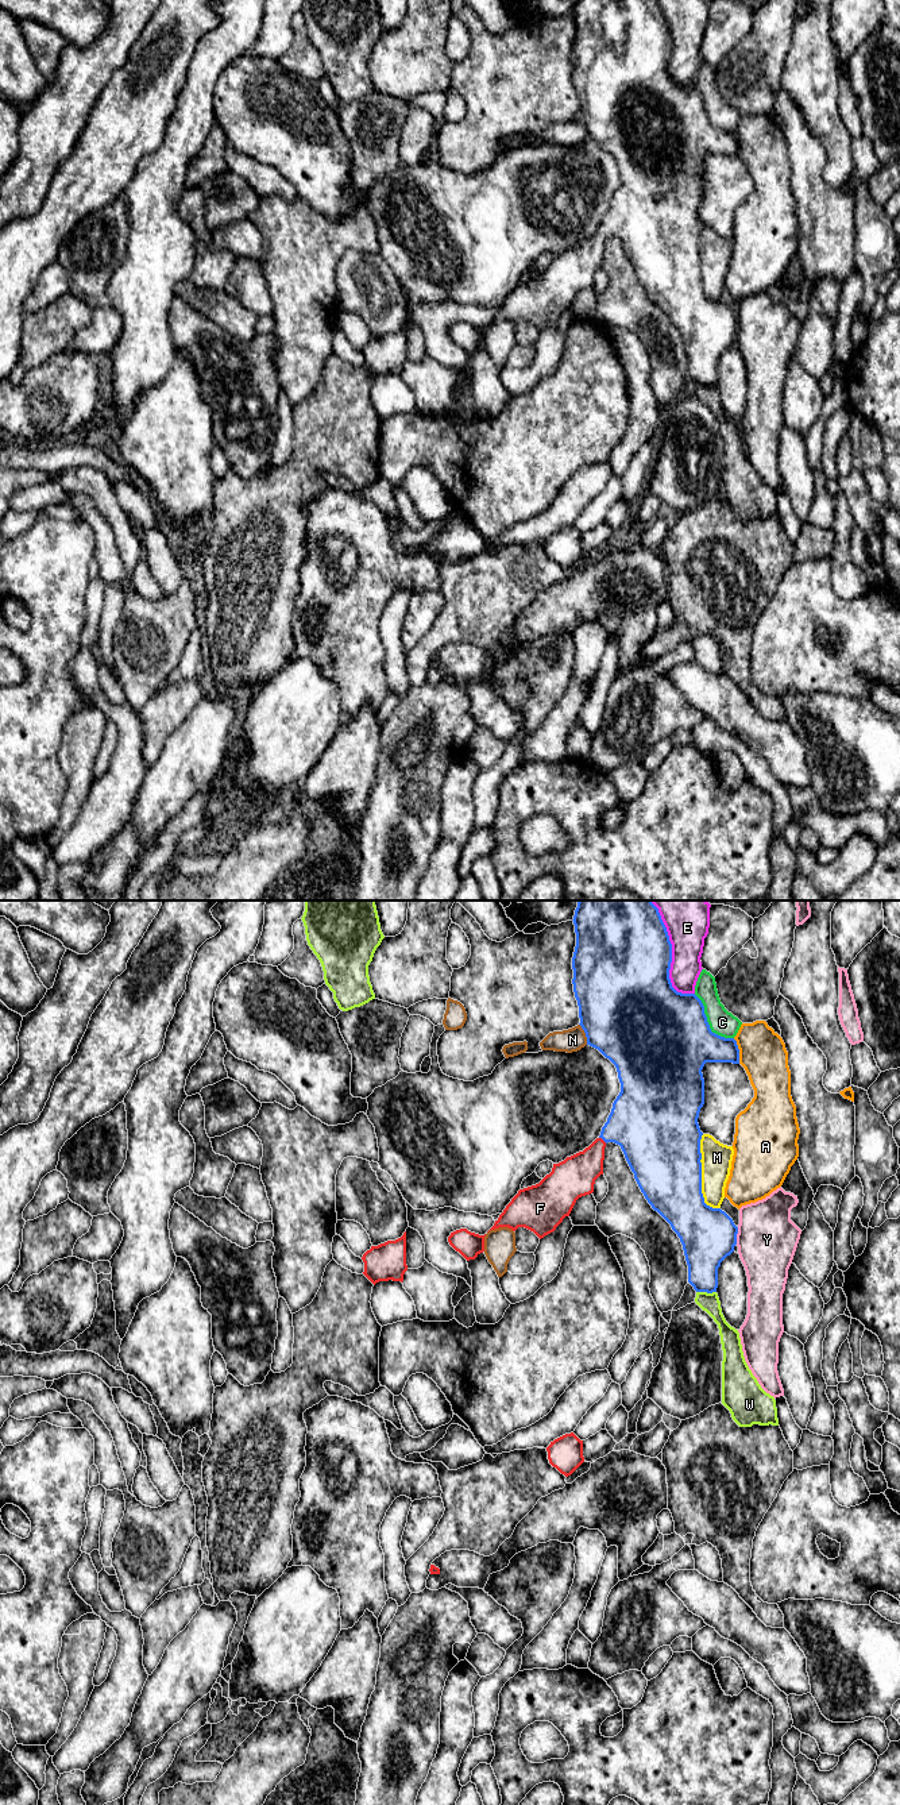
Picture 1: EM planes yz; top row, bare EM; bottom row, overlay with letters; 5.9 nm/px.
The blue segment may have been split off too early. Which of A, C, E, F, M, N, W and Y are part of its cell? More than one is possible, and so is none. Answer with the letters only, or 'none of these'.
F

